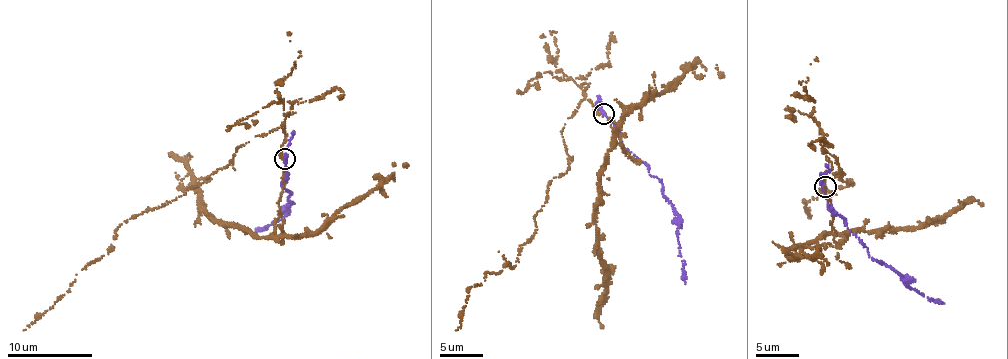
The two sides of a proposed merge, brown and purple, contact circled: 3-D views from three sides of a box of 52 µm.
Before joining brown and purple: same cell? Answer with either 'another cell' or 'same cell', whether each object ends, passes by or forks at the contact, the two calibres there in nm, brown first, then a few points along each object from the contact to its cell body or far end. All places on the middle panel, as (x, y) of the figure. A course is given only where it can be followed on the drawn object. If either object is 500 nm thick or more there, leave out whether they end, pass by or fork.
another cell; brown passes by; purple ends; calibres 240 and 320 nm; course brown (603, 113), (585, 99), (568, 118), (571, 160), (549, 181), (533, 236), (515, 265), (471, 286), (455, 330); course purple (603, 113), (615, 125), (625, 149), (662, 181), (663, 197), (672, 204), (679, 224), (685, 284)

